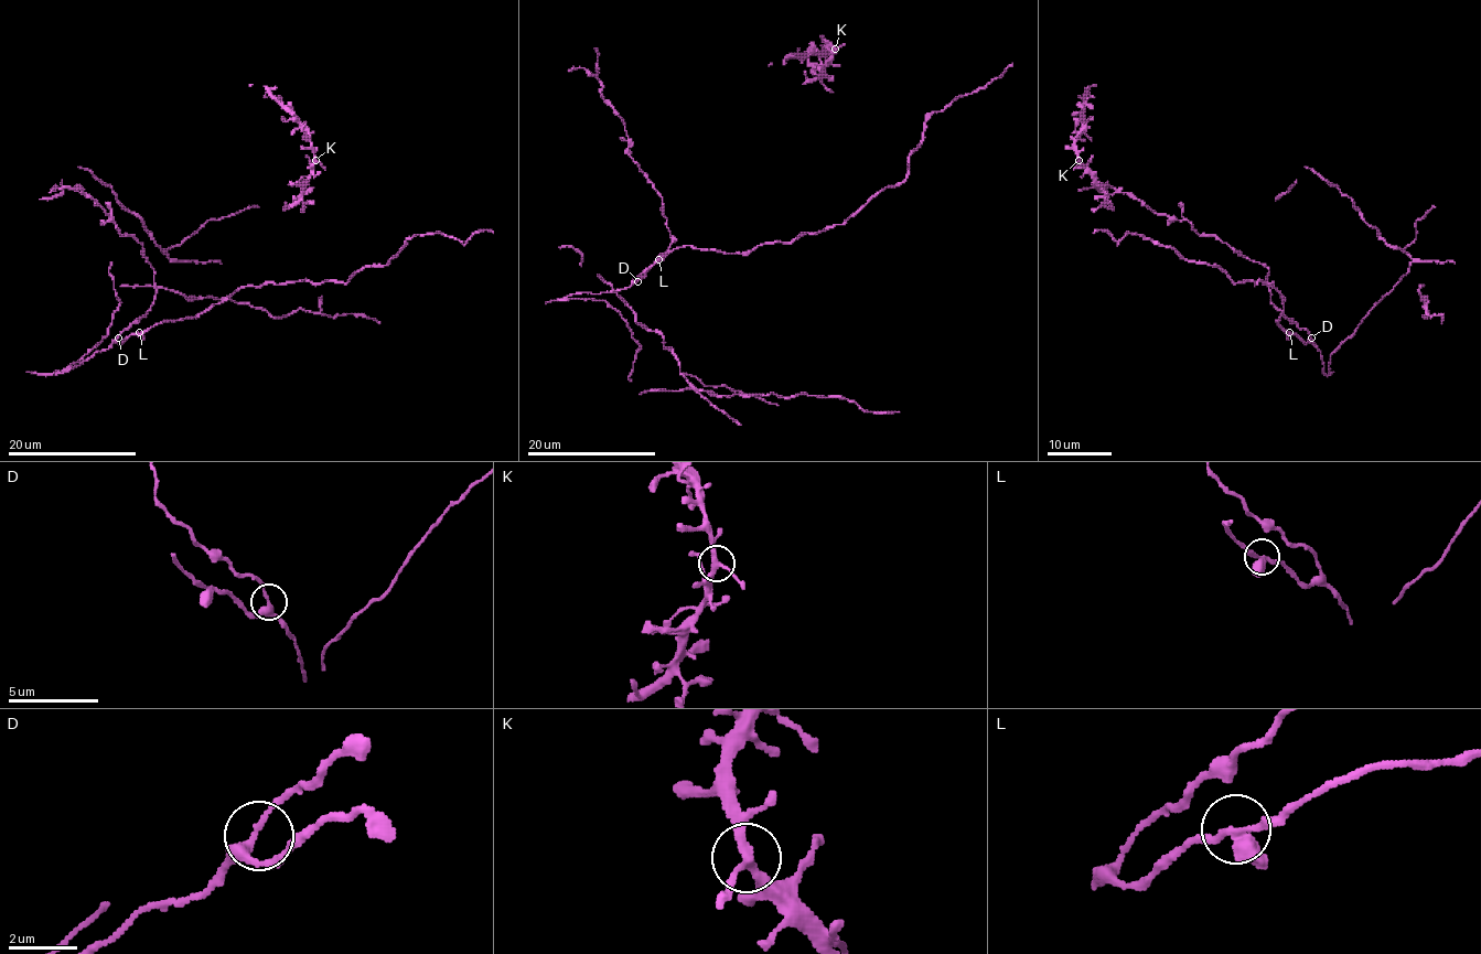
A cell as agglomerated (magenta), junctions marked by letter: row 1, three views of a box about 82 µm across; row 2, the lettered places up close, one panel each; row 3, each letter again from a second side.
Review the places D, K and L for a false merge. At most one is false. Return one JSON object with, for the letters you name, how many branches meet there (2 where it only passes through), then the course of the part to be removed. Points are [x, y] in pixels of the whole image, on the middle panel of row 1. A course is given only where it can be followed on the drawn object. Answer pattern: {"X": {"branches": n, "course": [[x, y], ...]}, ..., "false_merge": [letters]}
{"false_merge": []}

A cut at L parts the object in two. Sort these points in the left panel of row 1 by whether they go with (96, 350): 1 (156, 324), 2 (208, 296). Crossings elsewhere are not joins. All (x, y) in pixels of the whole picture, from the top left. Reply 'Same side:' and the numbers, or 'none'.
Same side: 2

